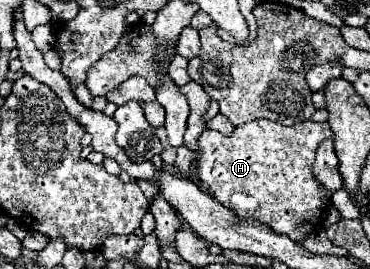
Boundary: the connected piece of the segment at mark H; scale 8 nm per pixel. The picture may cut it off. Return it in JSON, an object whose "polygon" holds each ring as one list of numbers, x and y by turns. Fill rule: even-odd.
{"polygon":[[257,119,235,127,231,137,207,131,199,139,199,179,209,187,211,197,235,211,239,219,257,219,275,233,299,243,305,235,321,227,323,209,329,201,311,171,317,147,329,137,329,125,315,121,285,127]]}

